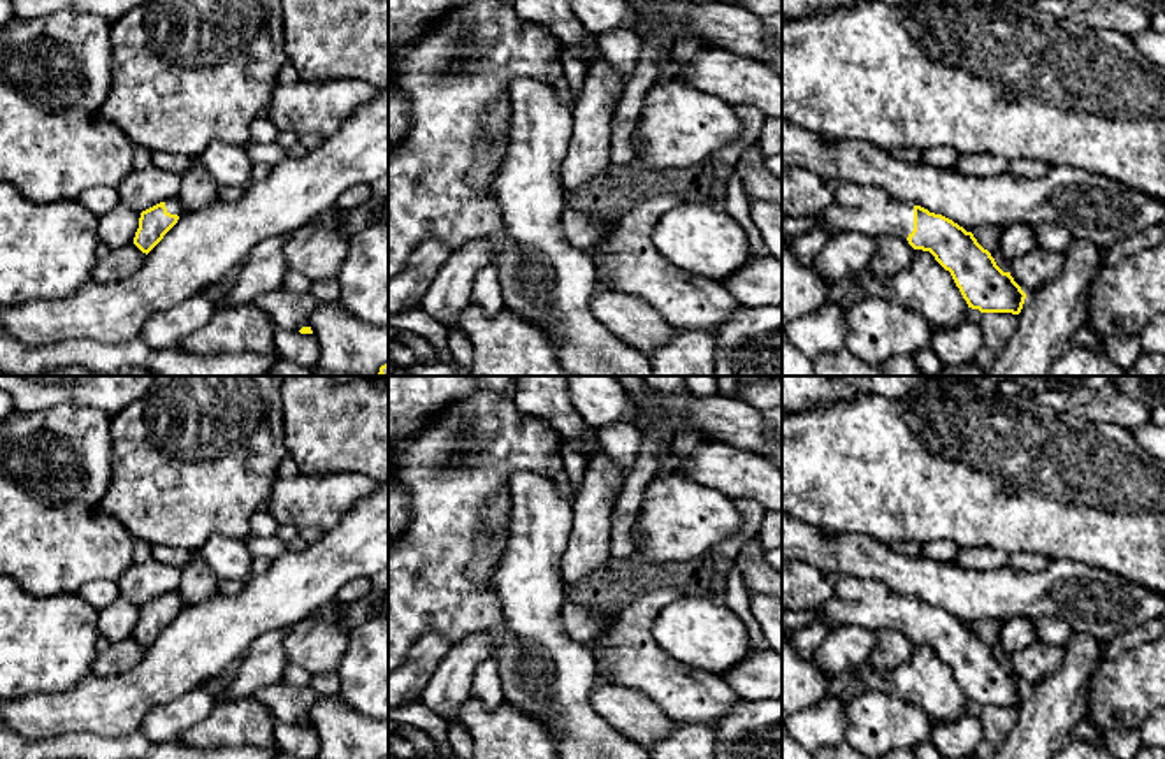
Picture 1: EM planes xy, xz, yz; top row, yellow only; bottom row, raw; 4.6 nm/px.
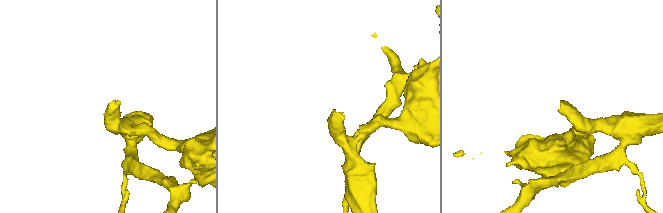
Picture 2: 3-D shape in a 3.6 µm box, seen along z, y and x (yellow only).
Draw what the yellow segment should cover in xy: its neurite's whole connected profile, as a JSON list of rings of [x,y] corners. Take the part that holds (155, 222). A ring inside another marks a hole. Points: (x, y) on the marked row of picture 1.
[[[177,197],[142,211],[134,244],[148,255],[185,213]]]

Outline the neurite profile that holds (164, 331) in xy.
[[[192,295],[163,313],[156,313],[142,327],[142,341],[155,350],[181,350],[181,343],[200,330],[218,311],[218,302],[206,295]]]

